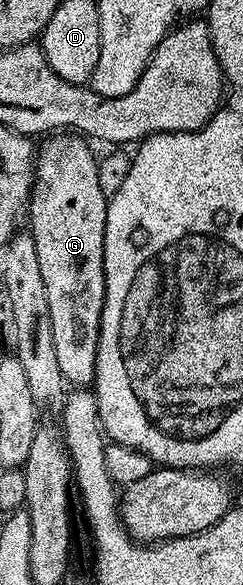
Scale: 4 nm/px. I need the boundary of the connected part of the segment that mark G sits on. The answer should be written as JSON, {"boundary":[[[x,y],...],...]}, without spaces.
{"boundary":[[[60,131],[41,141],[44,142],[39,142],[36,151],[26,221],[29,226],[32,224],[30,232],[34,251],[38,251],[38,267],[42,270],[42,284],[46,286],[58,367],[62,367],[62,375],[69,386],[88,387],[96,379],[98,331],[104,302],[104,232],[108,197],[100,186],[97,154],[92,154],[93,146],[83,136],[72,131]]]}

